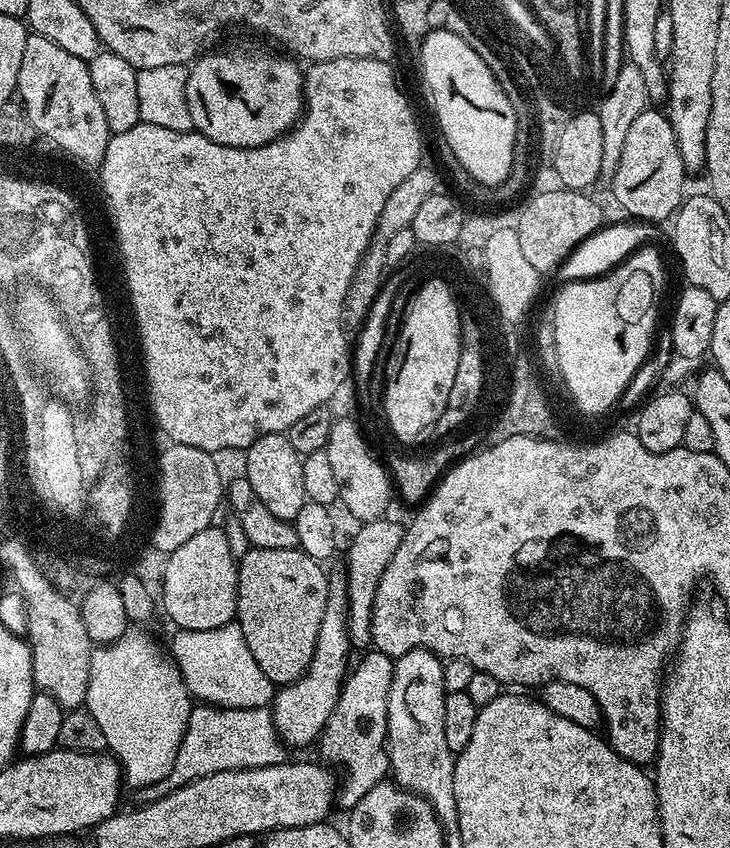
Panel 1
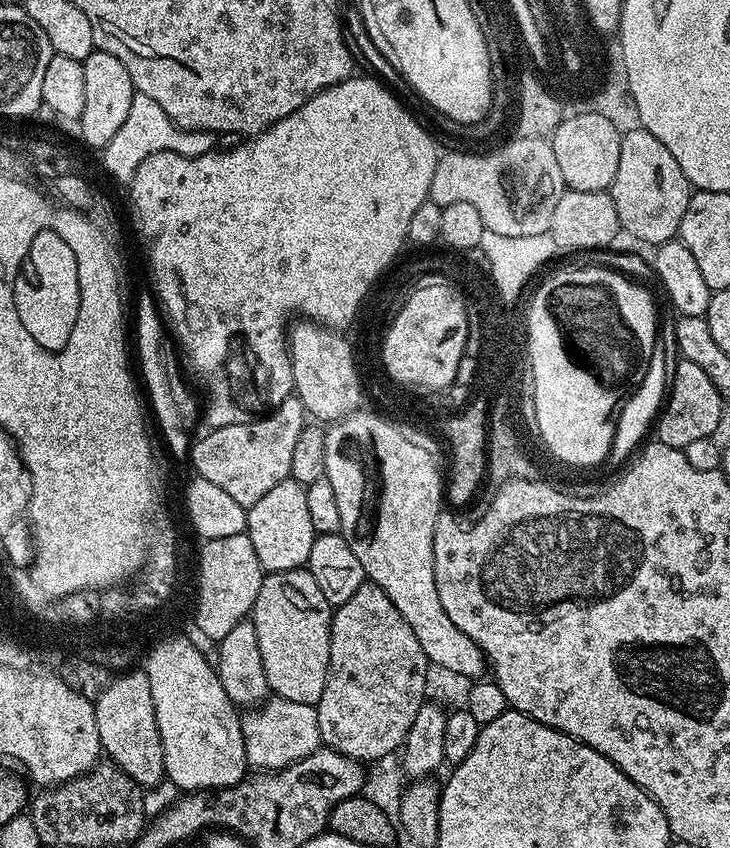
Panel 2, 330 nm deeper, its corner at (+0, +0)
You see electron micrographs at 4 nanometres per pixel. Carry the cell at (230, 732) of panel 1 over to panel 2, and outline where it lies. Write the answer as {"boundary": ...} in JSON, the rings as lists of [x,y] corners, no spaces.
{"boundary":[[[271,697],[252,713],[254,714],[246,716],[242,723],[245,752],[251,769],[280,771],[321,747],[321,731],[313,704]]]}

